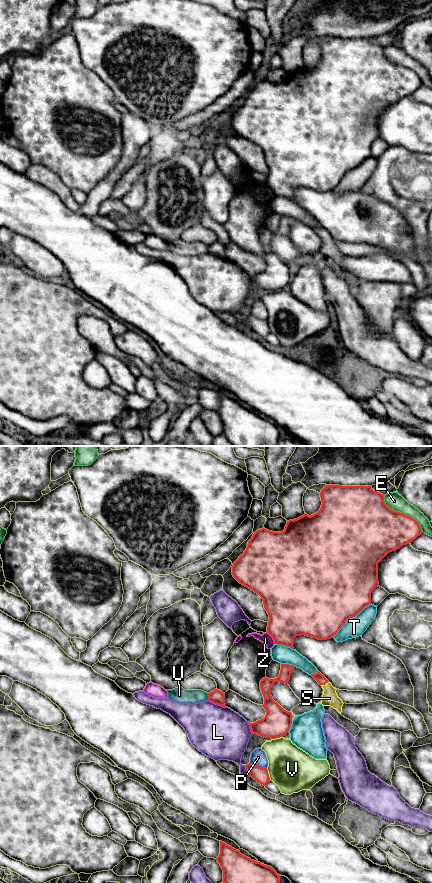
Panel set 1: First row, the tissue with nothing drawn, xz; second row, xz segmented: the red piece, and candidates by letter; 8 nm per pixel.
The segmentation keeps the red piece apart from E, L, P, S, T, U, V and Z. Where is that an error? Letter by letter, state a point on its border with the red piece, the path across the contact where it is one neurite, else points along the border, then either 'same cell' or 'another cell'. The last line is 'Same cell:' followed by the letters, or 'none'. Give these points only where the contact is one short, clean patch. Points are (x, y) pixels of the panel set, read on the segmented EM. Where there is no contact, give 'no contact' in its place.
E: xz (402, 513) | another cell
L: xz (217, 704) | another cell
P: xz (258, 766) | another cell
S: xz (324, 684) | across xz (320, 678), (324, 684), (329, 690), (329, 698) | same cell
T: xz (350, 617) | another cell
U: xz (208, 697) | along xz (207, 693), (208, 700) | another cell
V: xz (268, 775) | another cell
Z: xz (272, 637) | another cell
Same cell: S

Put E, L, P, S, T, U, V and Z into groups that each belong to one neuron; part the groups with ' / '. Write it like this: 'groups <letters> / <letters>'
groups E / L / P U / S / T / V / Z

